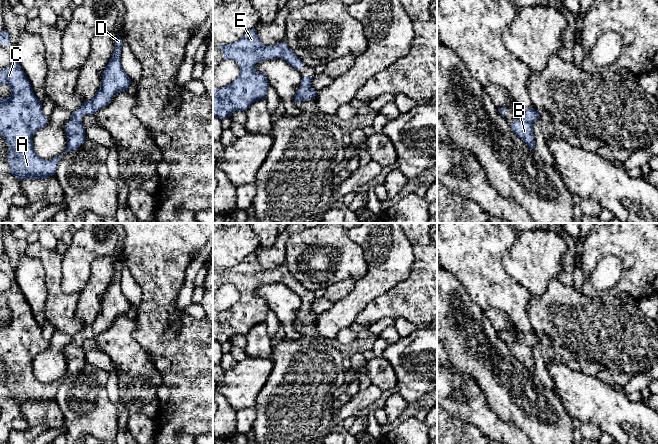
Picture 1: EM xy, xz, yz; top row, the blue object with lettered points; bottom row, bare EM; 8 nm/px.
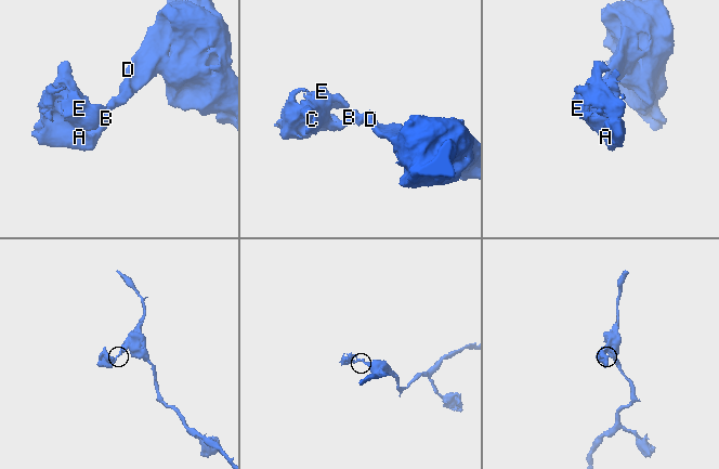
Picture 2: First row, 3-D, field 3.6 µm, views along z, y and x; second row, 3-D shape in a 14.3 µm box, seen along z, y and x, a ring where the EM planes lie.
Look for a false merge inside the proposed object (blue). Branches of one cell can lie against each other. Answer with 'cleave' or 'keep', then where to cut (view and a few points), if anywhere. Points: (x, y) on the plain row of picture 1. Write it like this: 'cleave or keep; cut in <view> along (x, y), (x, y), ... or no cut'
keep; no cut

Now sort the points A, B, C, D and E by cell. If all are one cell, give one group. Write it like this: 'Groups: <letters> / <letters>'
Groups: A B C D E

